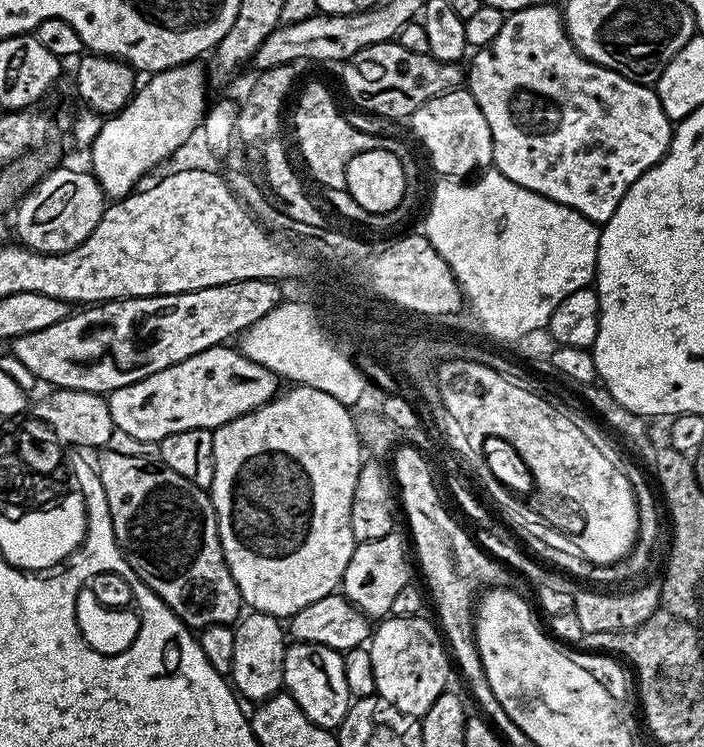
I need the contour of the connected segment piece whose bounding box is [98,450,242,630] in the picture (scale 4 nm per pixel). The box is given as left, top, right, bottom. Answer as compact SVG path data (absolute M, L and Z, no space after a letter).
M111 450L101 451L99 456L98 471L102 490L106 490L112 529L134 574L138 574L138 578L142 578L142 582L146 582L146 586L150 586L150 590L154 590L154 594L158 594L189 628L203 630L210 624L235 625L242 615L242 601L224 557L211 495L194 486L194 482L186 482L182 474L174 474L174 470L159 459L123 456Z

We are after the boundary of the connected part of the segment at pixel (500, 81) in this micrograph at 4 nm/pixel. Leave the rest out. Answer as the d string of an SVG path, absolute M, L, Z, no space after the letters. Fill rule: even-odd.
M538 2L533 8L523 8L505 15L504 25L498 38L494 38L494 42L490 42L487 48L479 49L473 56L476 57L473 58L472 65L467 65L466 68L466 88L471 92L474 102L478 102L478 106L482 110L482 118L486 118L486 126L490 126L492 164L495 171L510 178L510 182L514 182L534 194L542 194L562 206L573 208L578 214L582 214L597 226L602 226L610 219L614 210L618 210L618 202L622 202L626 190L630 186L634 186L634 182L638 182L638 178L642 174L646 174L646 170L653 168L664 157L670 146L674 124L669 120L666 110L662 110L662 102L658 102L655 87L639 84L614 70L603 68L587 60L568 39L568 31L564 29L564 18L559 7L551 8L544 2Z

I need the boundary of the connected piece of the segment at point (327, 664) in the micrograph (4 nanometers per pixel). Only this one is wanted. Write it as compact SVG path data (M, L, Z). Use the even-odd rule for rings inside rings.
M288 644L284 659L284 688L294 698L294 702L298 702L302 714L306 714L310 722L329 730L339 729L353 699L346 686L343 655L321 644Z

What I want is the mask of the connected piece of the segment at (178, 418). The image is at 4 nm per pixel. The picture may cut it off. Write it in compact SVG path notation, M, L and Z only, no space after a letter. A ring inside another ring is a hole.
M221 346L202 350L202 354L194 354L186 358L186 362L178 362L166 370L158 370L158 374L150 374L150 378L142 382L122 386L118 390L107 393L106 399L113 425L119 431L131 434L133 438L139 440L159 442L162 438L166 438L166 434L174 434L178 430L218 429L234 418L269 404L277 395L276 383L278 383L278 377L271 369L246 358L243 352L235 347Z

